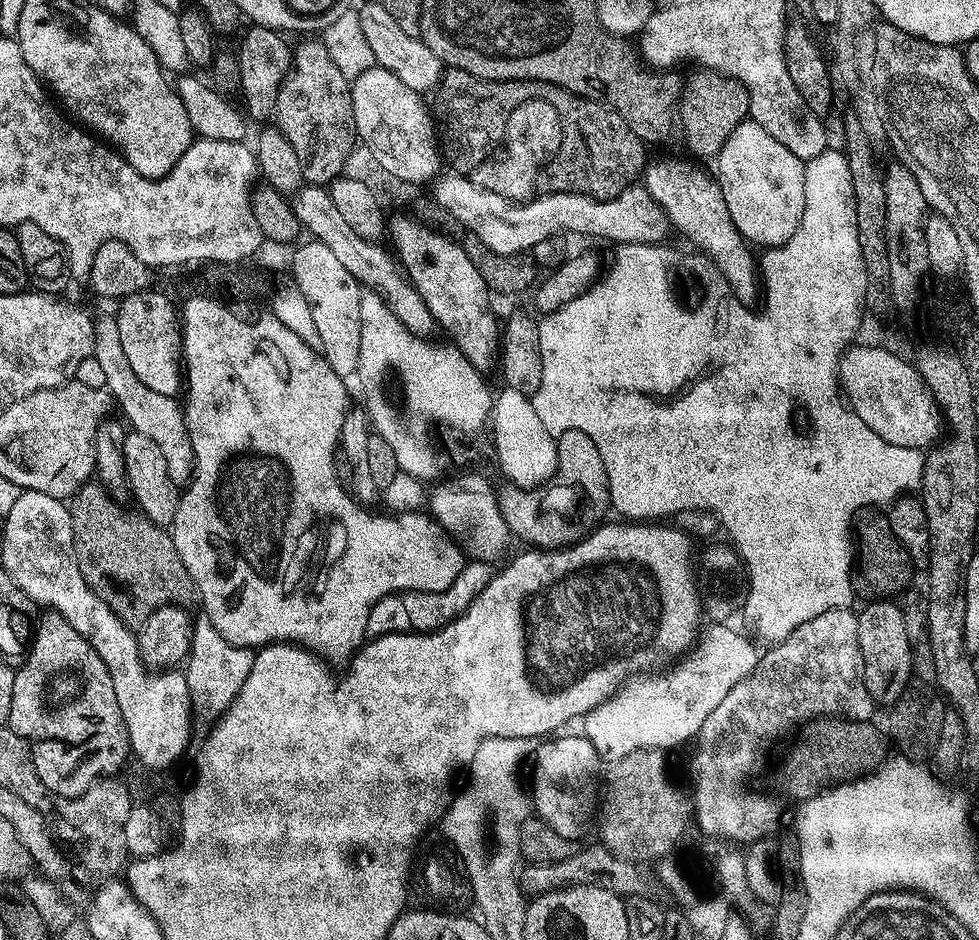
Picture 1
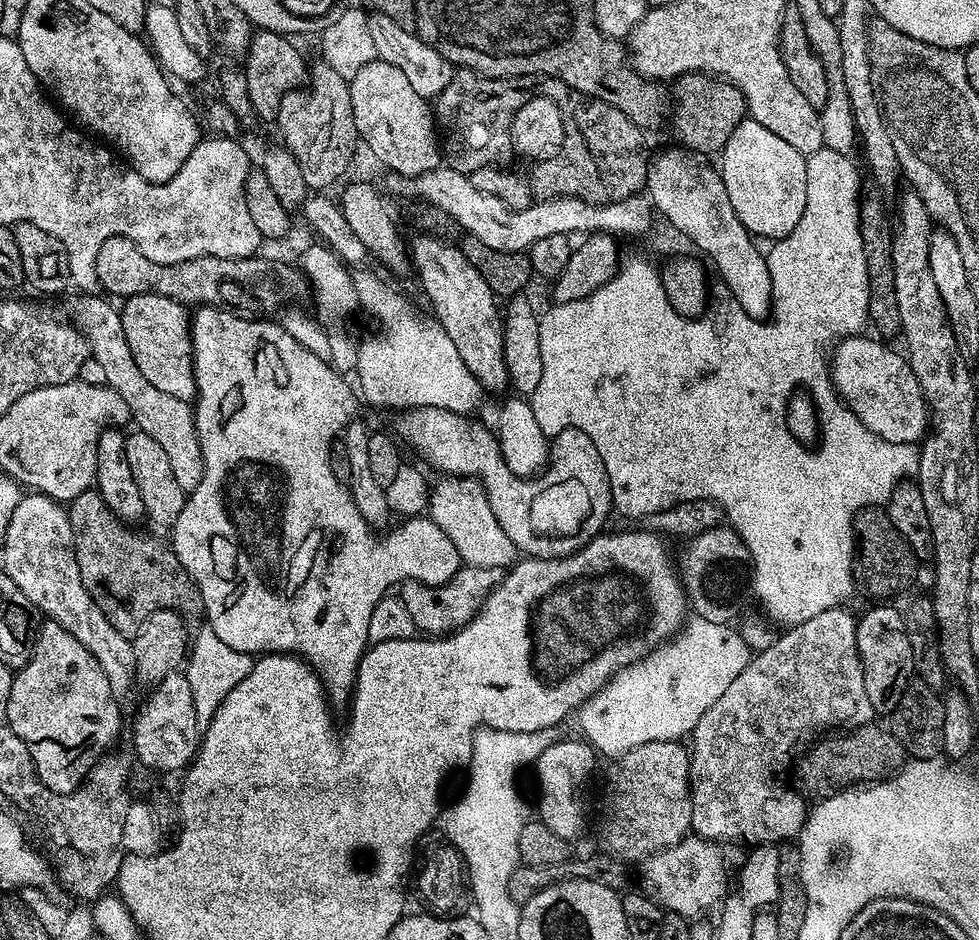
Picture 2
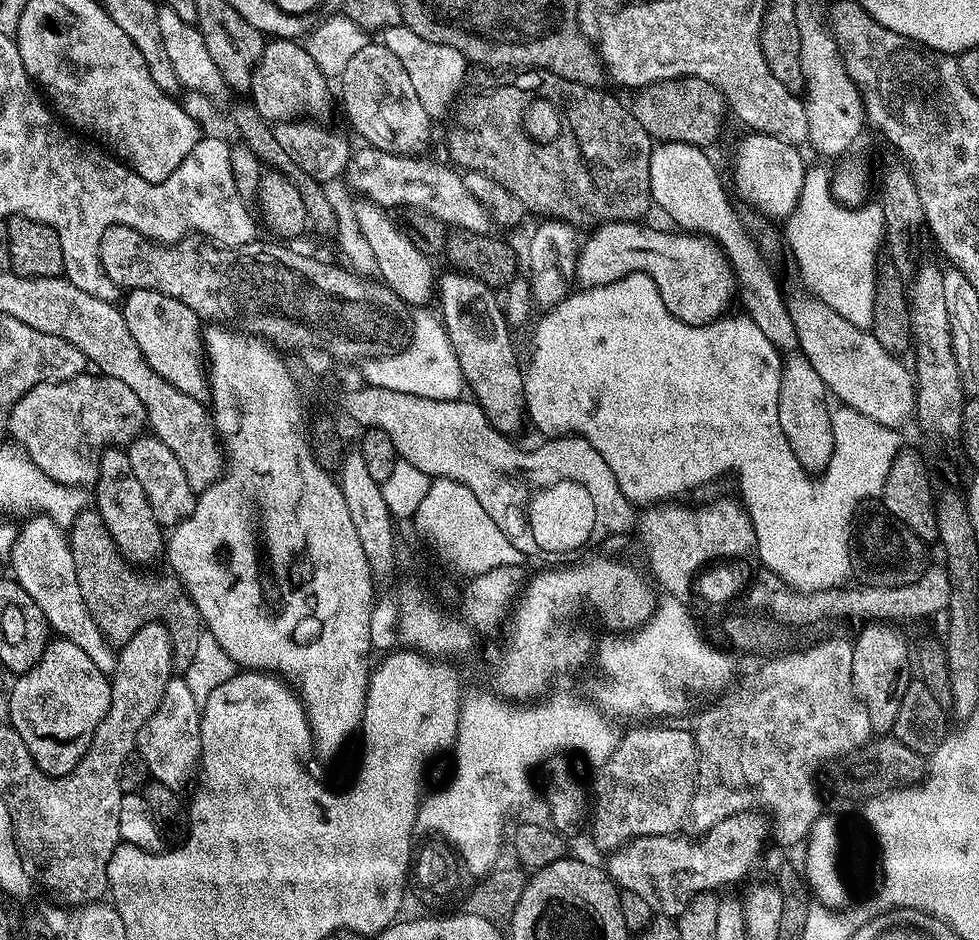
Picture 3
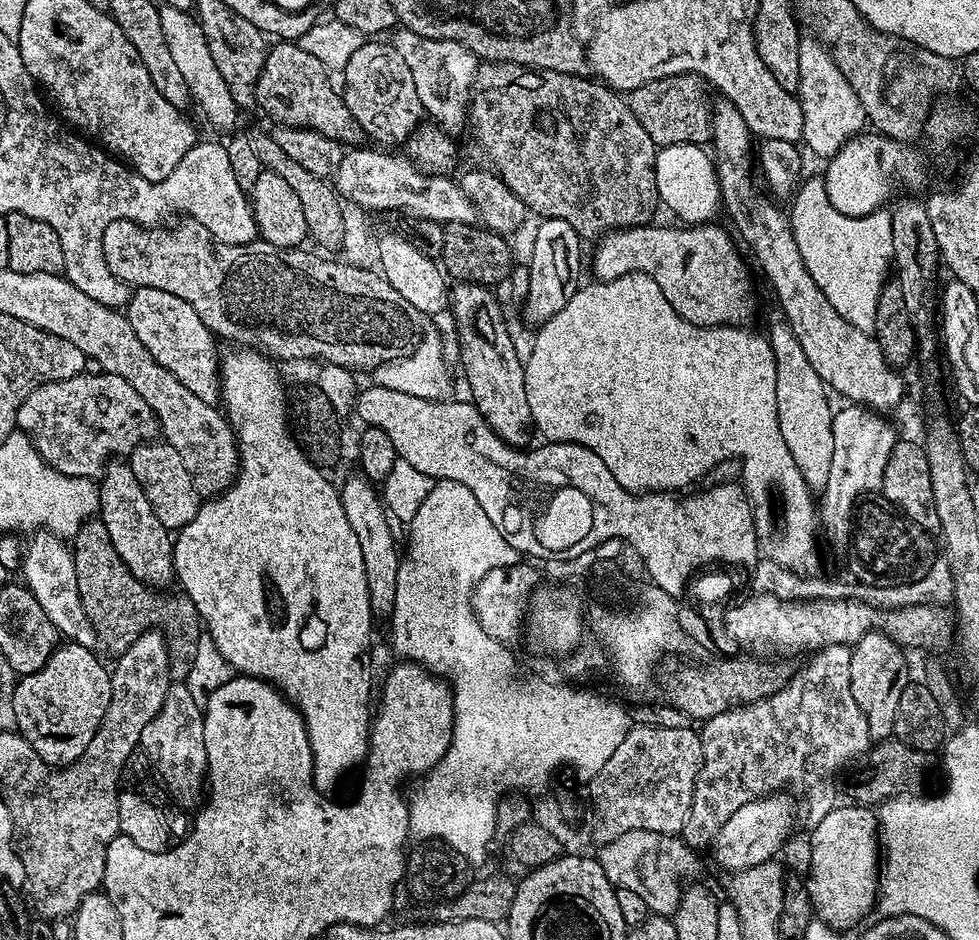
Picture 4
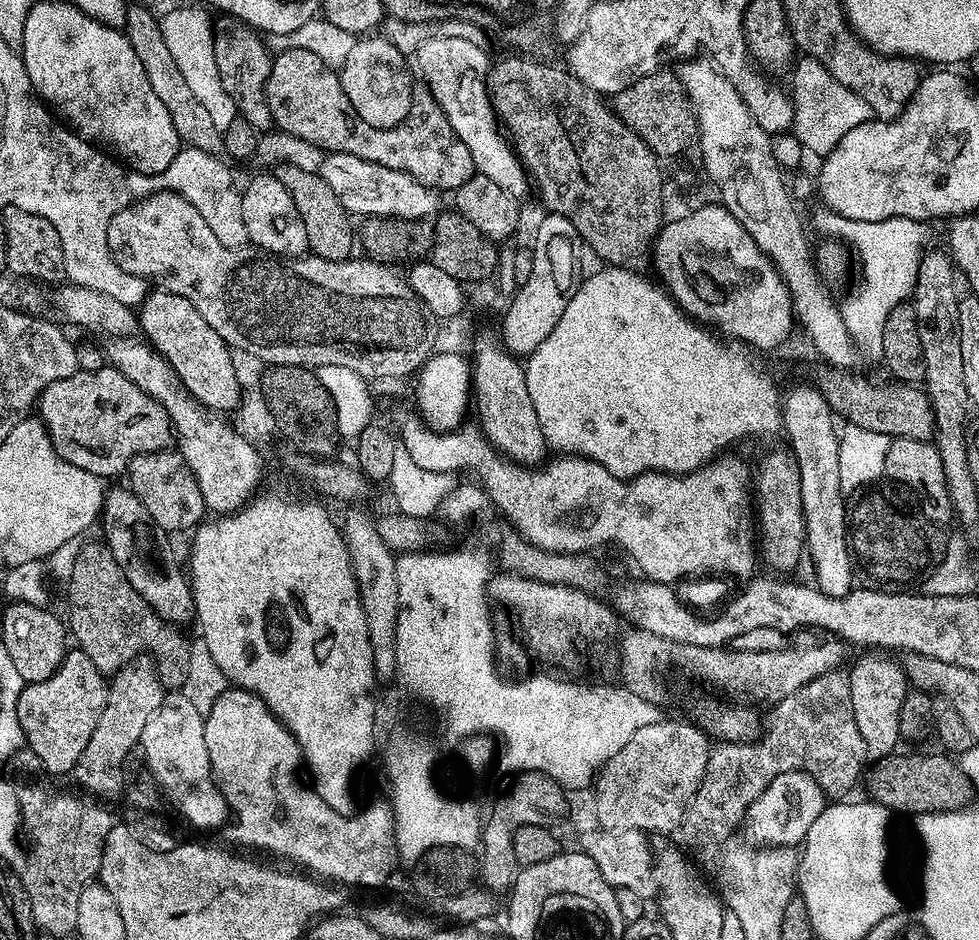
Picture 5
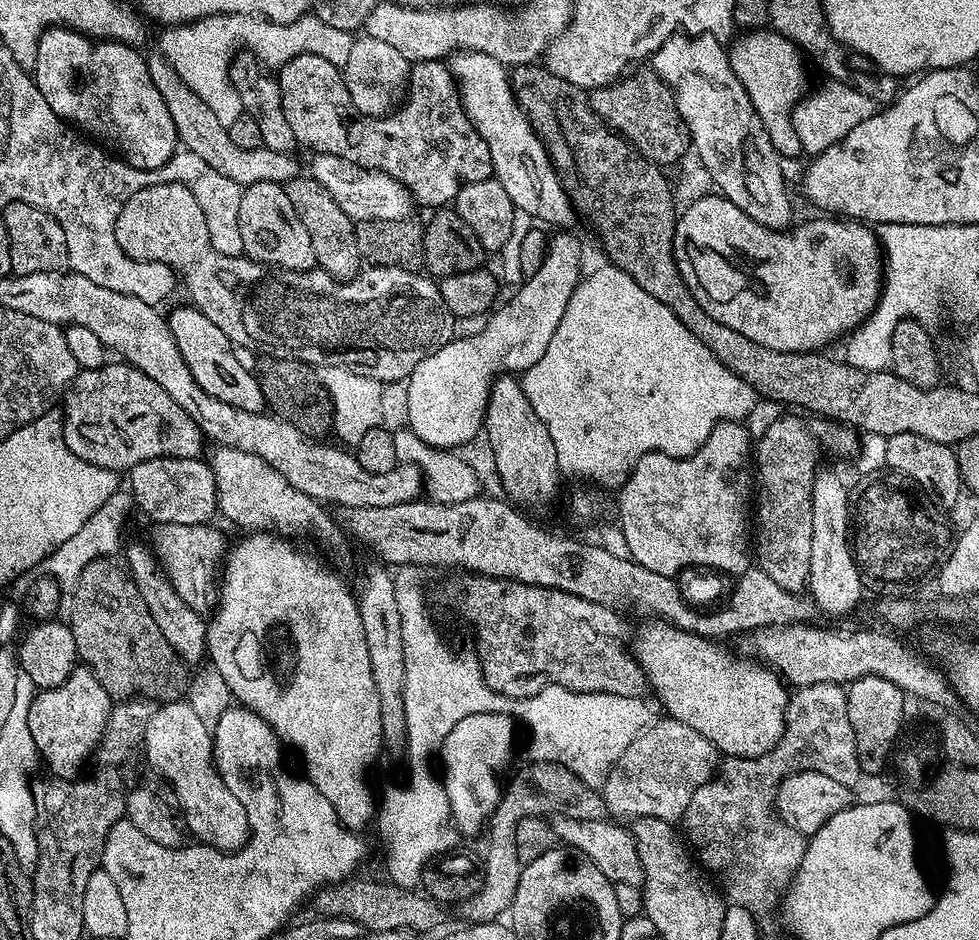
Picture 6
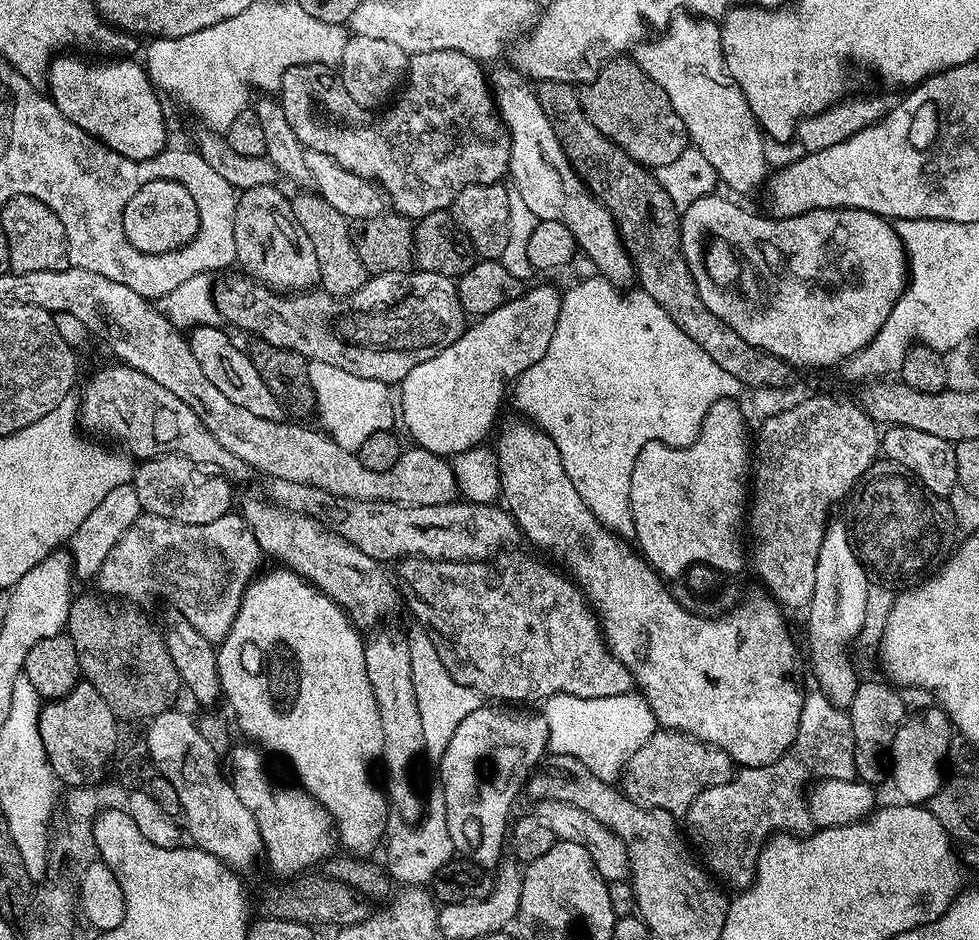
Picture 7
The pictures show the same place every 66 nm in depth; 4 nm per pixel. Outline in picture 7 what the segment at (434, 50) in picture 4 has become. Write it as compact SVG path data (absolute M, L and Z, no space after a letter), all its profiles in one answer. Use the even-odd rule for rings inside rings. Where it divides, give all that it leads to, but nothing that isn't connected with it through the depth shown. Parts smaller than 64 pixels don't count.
M511 66L496 68L490 72L490 88L494 93L494 107L506 125L510 150L508 176L516 183L513 184L514 191L522 194L522 200L530 206L530 214L534 214L537 221L549 219L562 222L576 239L579 251L592 259L596 267L593 269L612 284L625 286L633 283L632 259L620 240L612 211L584 185L572 168L558 142L558 134L554 134L554 126L550 126L538 102L536 89L529 77Z

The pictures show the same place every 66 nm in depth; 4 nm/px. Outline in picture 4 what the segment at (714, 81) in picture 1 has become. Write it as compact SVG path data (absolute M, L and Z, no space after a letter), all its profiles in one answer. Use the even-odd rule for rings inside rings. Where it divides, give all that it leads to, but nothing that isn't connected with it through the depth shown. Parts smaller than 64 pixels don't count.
M667 76L646 82L627 93L628 109L646 126L646 134L657 146L666 144L707 145L712 138L713 105L708 105L705 85L697 77Z

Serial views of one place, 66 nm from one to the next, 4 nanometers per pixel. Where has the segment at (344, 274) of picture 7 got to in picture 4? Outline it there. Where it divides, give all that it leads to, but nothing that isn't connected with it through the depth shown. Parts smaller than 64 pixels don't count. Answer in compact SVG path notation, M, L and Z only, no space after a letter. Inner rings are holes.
M264 132L251 133L248 141L261 165L267 171L278 174L278 178L282 178L290 186L290 190L294 190L294 194L298 194L298 202L302 202L302 215L306 218L309 237L313 241L316 239L324 248L339 249L343 242L343 218L339 209L341 199L333 185L323 176L310 174L310 170L306 170L300 163L294 162L294 158L289 158L283 152L280 141L275 135L267 136Z

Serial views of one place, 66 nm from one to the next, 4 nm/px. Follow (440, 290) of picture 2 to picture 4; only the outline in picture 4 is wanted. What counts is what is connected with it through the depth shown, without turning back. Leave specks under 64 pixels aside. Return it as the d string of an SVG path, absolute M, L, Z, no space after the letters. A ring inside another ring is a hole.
M463 282L451 285L450 315L456 323L456 344L460 347L464 380L472 391L471 403L476 405L498 438L508 444L524 446L529 443L528 428L530 432L532 424L530 402L526 399L524 360L516 353L516 344L508 333L503 311L505 309L491 287Z

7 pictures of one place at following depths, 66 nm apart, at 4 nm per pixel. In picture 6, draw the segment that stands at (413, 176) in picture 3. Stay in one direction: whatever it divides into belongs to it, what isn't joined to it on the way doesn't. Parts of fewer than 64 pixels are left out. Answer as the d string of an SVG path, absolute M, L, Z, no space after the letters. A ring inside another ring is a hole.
M325 152L313 155L313 157L310 175L318 182L322 182L322 186L326 186L326 190L330 190L334 202L338 202L338 206L342 206L342 210L346 210L346 214L353 222L361 220L407 220L413 215L414 201L411 194L408 193L402 182L390 178L390 174L379 172L373 168L363 168L354 162L346 162L346 158L338 158L334 154L326 154Z

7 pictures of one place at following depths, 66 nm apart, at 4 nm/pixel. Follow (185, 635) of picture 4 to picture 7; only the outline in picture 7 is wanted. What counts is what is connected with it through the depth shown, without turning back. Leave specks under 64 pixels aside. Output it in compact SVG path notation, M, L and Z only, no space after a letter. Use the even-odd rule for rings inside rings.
M95 591L88 592L85 596L77 595L72 601L70 606L70 614L68 615L68 626L66 634L74 642L74 650L78 650L78 666L80 667L81 677L87 683L94 686L94 690L98 690L98 694L102 694L102 698L106 698L106 706L110 706L110 710L121 721L128 720L131 716L137 716L138 719L144 720L143 722L151 722L158 714L169 711L173 707L172 704L176 700L176 695L182 692L182 681L178 674L178 666L174 666L174 658L170 658L170 650L166 646L161 629L156 628L139 612L137 605L132 602L121 602L116 598L109 598L103 594L97 594Z

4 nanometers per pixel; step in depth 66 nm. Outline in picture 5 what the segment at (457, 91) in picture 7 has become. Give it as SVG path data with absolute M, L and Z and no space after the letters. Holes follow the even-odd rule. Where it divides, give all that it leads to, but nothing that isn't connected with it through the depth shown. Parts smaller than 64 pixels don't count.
M285 47L284 52L276 52L272 61L270 78L266 82L266 98L270 106L273 125L280 132L288 132L303 140L309 140L325 153L345 152L358 158L366 158L366 162L378 162L378 166L390 166L390 170L409 172L420 184L437 190L455 190L461 188L476 172L476 163L466 148L454 134L444 111L432 97L427 87L420 86L412 93L412 105L408 117L394 128L375 128L369 124L358 127L356 111L348 104L346 94L340 85L340 78L335 68L329 68L318 54L310 54L310 50Z

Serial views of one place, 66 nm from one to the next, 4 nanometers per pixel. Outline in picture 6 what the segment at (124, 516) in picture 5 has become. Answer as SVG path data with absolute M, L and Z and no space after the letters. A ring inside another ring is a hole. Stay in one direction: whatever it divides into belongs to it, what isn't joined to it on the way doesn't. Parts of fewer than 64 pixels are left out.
M147 543L132 544L128 549L125 547L123 554L128 559L126 571L131 576L138 594L142 594L142 602L146 602L146 610L150 610L158 630L166 634L166 642L174 646L174 650L185 664L199 665L201 663L199 660L205 659L208 650L208 626L205 617L190 606L186 606L186 602L178 596L178 590L168 581L165 565L156 559L155 552Z

